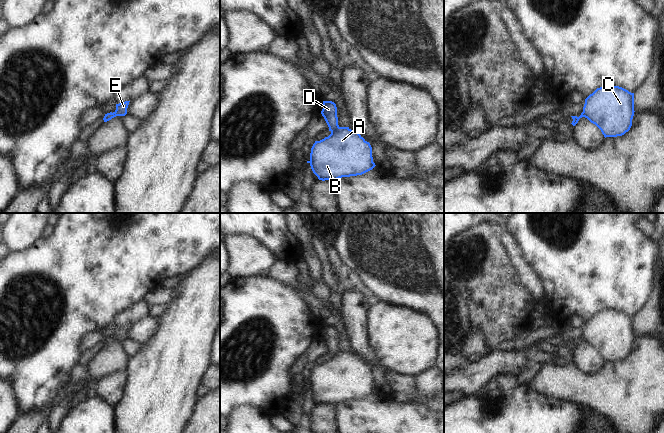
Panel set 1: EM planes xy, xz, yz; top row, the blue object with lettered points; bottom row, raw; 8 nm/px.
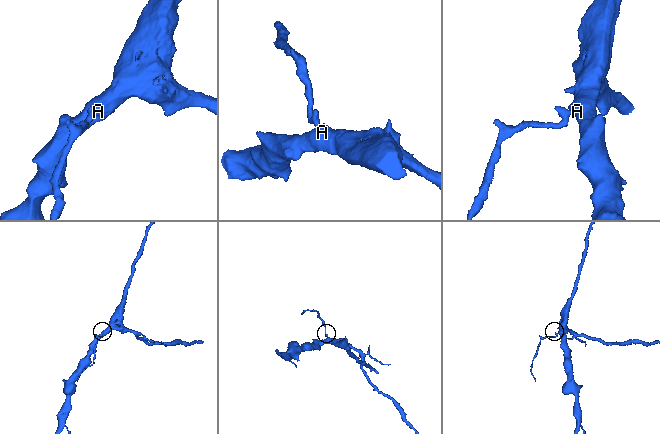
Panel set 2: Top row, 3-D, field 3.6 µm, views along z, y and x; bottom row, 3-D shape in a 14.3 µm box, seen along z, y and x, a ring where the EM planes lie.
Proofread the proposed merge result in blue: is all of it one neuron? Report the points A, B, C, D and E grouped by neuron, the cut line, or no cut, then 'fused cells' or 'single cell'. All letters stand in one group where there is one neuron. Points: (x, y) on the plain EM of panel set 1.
groups A B C E / D; cut xz (338, 350), (331, 355); fused cells

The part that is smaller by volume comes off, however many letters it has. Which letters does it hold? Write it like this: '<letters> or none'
D.

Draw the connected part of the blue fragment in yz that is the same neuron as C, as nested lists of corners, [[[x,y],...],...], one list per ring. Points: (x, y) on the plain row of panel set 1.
[[[607,309],[597,312],[585,323],[581,339],[595,348],[606,362],[628,356],[634,336],[634,317]]]

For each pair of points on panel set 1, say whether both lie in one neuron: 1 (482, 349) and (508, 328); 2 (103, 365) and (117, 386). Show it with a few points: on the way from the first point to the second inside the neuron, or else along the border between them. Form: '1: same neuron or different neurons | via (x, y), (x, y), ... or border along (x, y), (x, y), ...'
1: different neurons | border along (473, 326), (482, 331), (486, 342), (493, 349)
2: different neurons | border along (125, 368), (111, 372), (99, 380)

